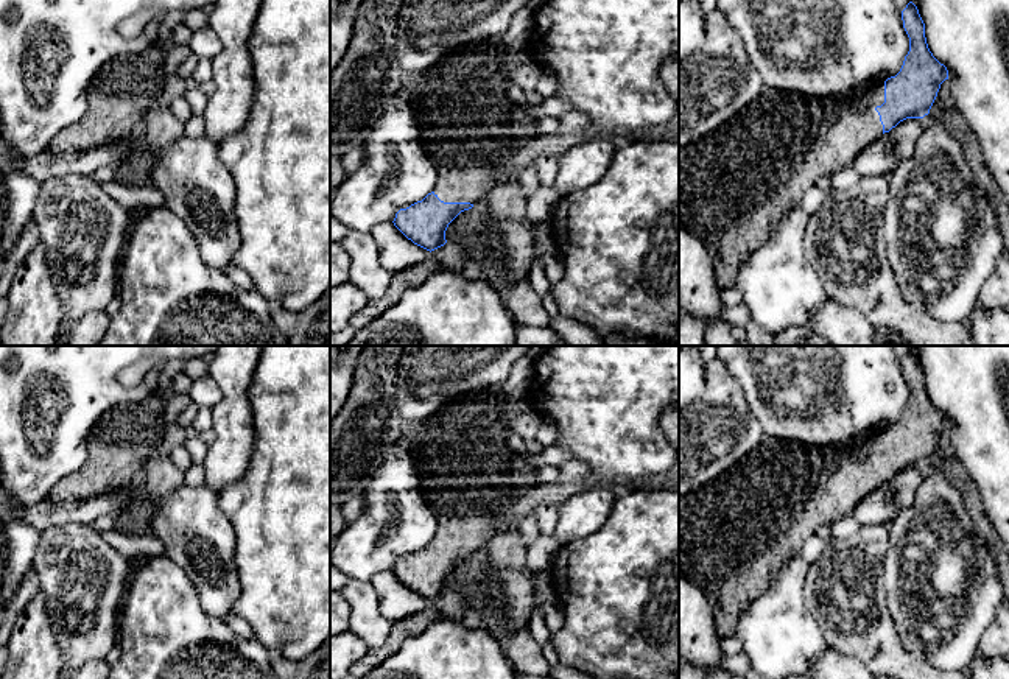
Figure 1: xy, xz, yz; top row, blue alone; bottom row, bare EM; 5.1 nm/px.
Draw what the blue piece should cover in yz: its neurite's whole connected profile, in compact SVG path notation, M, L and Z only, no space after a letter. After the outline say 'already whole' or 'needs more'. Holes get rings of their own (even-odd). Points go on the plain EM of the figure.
M909 350L902 360L909 400L895 425L888 427L863 445L864 458L855 461L846 445L817 445L780 441L765 436L755 450L702 487L679 497L679 567L684 576L699 587L715 607L718 637L733 635L747 604L766 590L788 559L800 554L803 544L822 525L833 525L852 515L853 508L869 492L889 481L906 467L923 467L937 445L948 419L928 397L925 372L917 355Z; needs more

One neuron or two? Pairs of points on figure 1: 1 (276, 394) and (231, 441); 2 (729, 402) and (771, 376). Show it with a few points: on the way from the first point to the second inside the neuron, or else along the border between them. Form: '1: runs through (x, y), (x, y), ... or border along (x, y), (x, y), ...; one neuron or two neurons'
1: border along (249, 382), (249, 408), (253, 416), (251, 453); two neurons
2: border along (724, 362), (749, 411), (762, 425); two neurons

